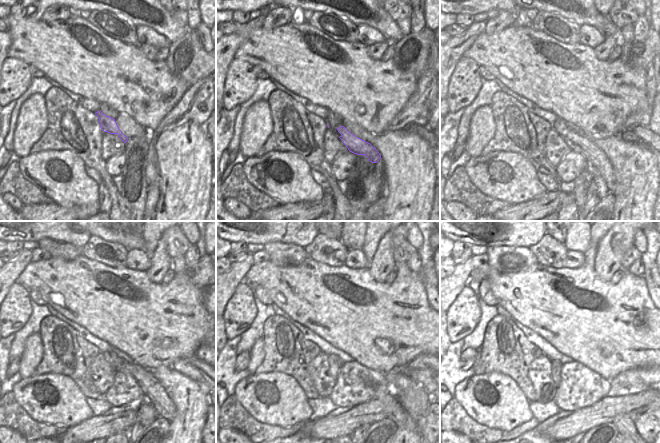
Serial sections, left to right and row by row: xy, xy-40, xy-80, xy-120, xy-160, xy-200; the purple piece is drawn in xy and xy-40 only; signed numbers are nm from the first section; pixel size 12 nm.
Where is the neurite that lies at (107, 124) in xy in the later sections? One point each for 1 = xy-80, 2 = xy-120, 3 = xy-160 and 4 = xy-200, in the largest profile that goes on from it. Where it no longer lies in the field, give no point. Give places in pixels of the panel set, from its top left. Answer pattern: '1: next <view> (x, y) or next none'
1: next xy-80 (598, 164)
2: next xy-120 (153, 390)
3: next xy-160 (393, 410)
4: next xy-200 (625, 423)

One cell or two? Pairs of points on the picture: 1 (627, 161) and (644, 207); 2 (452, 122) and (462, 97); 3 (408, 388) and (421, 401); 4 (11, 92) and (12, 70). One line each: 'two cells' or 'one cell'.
1: one cell
2: two cells
3: one cell
4: one cell

